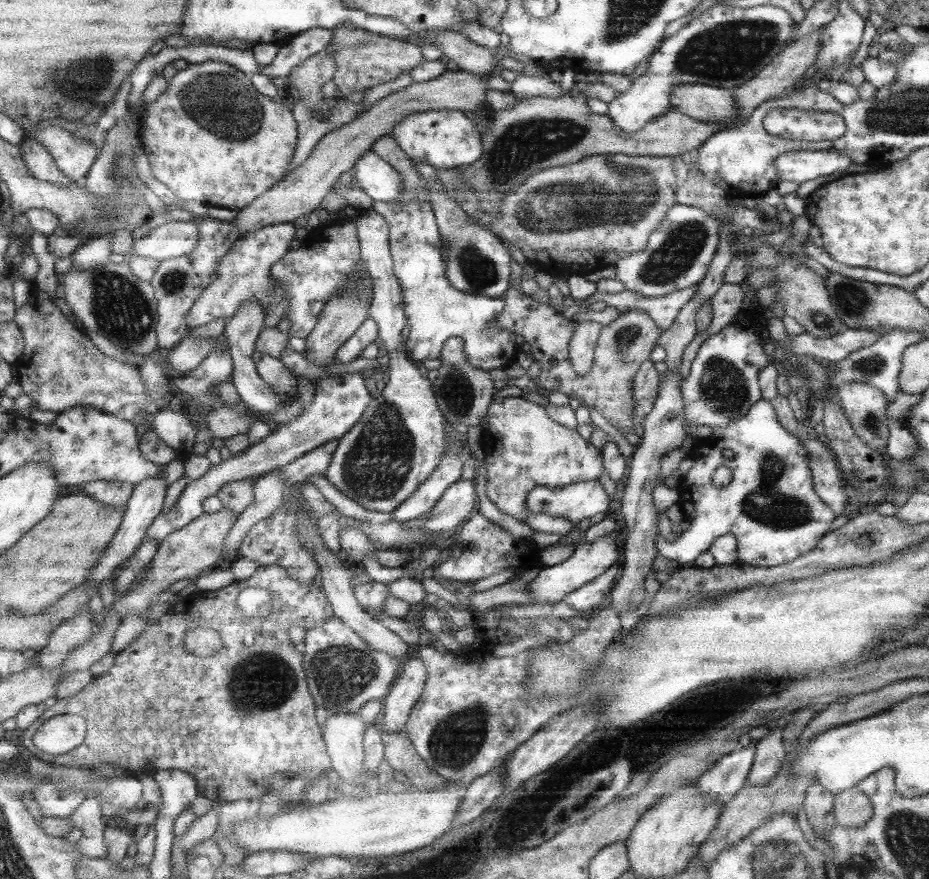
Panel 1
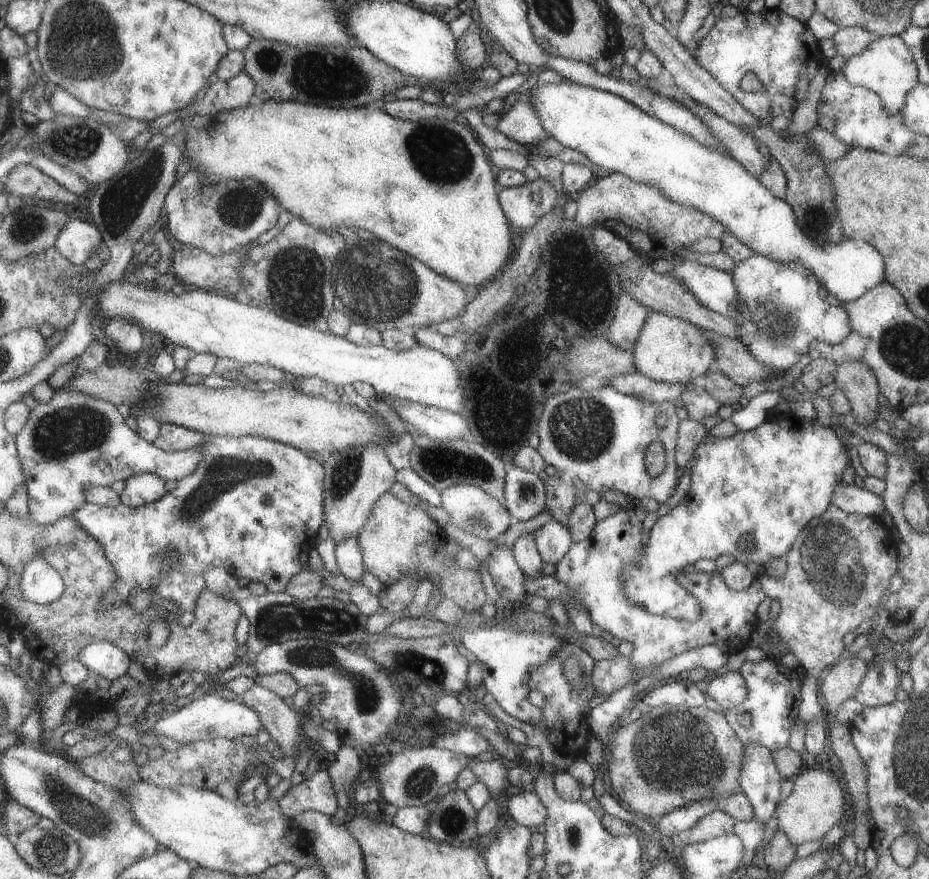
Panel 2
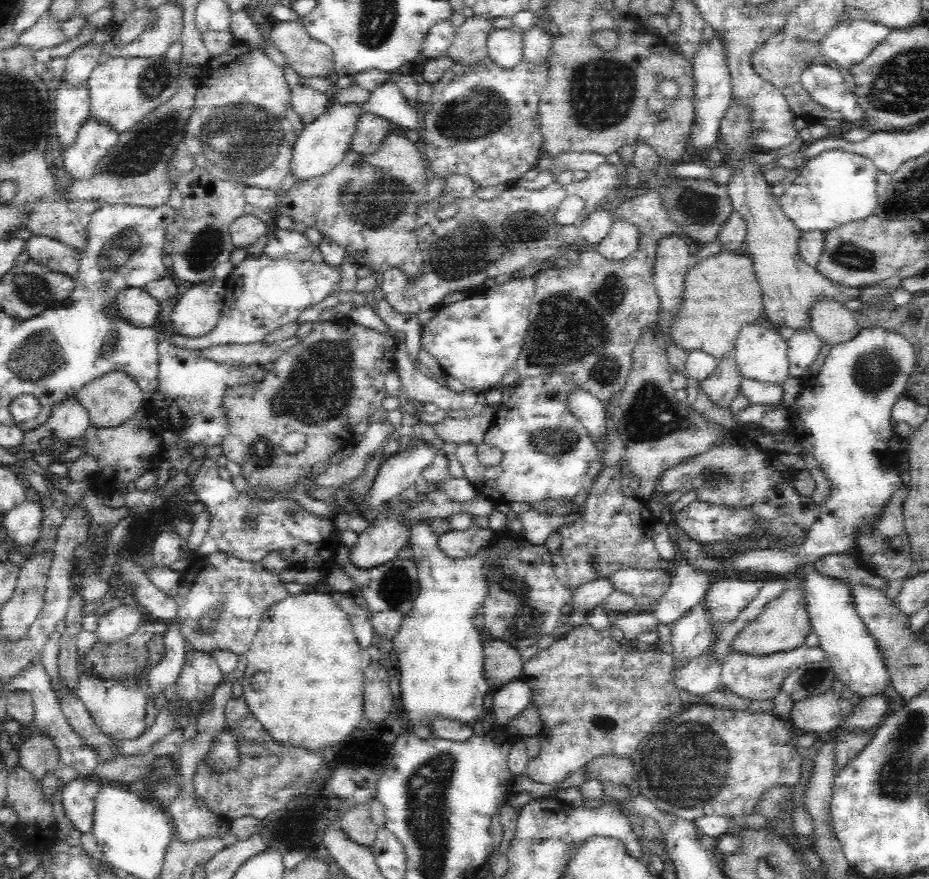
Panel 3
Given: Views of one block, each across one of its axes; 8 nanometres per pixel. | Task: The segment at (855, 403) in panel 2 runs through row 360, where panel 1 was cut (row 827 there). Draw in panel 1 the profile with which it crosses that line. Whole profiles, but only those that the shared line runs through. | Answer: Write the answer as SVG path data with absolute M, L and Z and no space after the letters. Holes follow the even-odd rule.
M856 786L842 790L832 797L835 825L855 829L855 827L863 827L871 819L869 799Z

